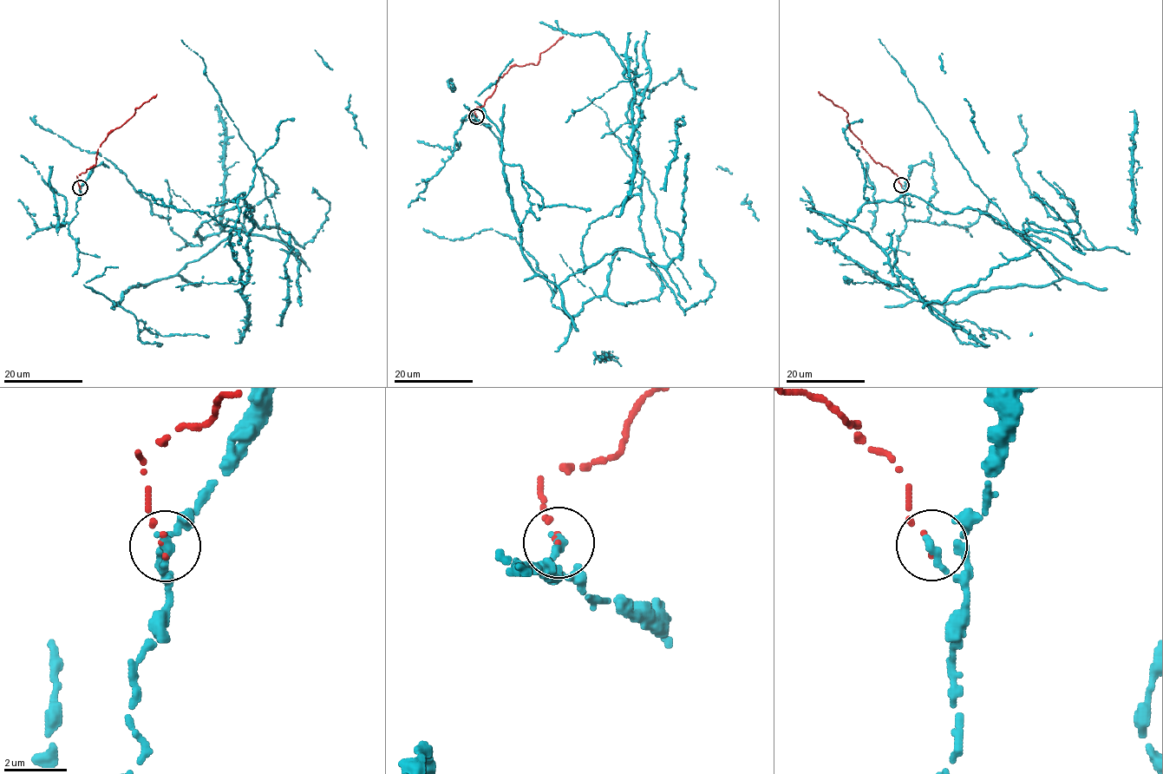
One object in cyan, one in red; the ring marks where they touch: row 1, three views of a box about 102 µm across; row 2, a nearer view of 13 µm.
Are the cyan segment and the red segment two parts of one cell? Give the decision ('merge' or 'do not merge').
do not merge

